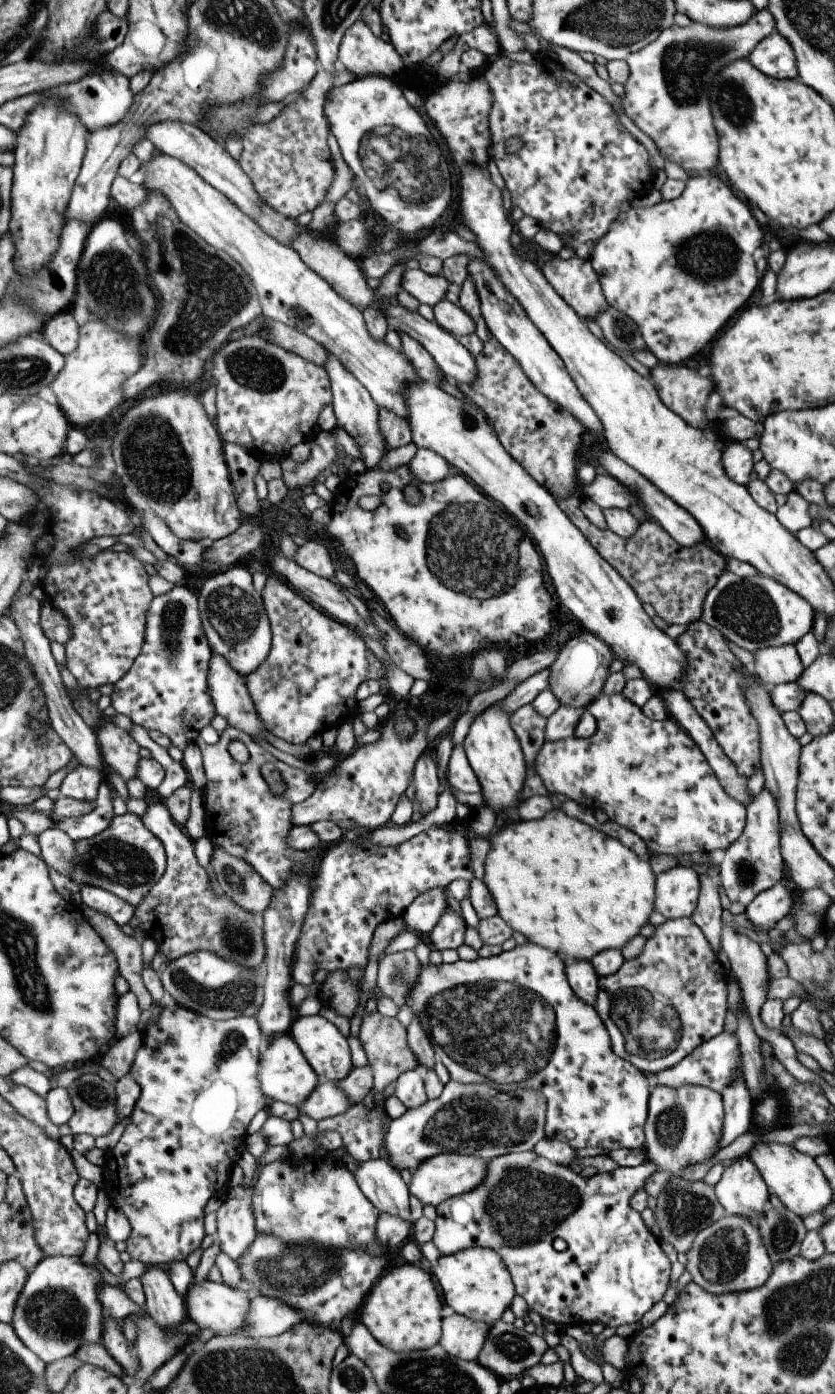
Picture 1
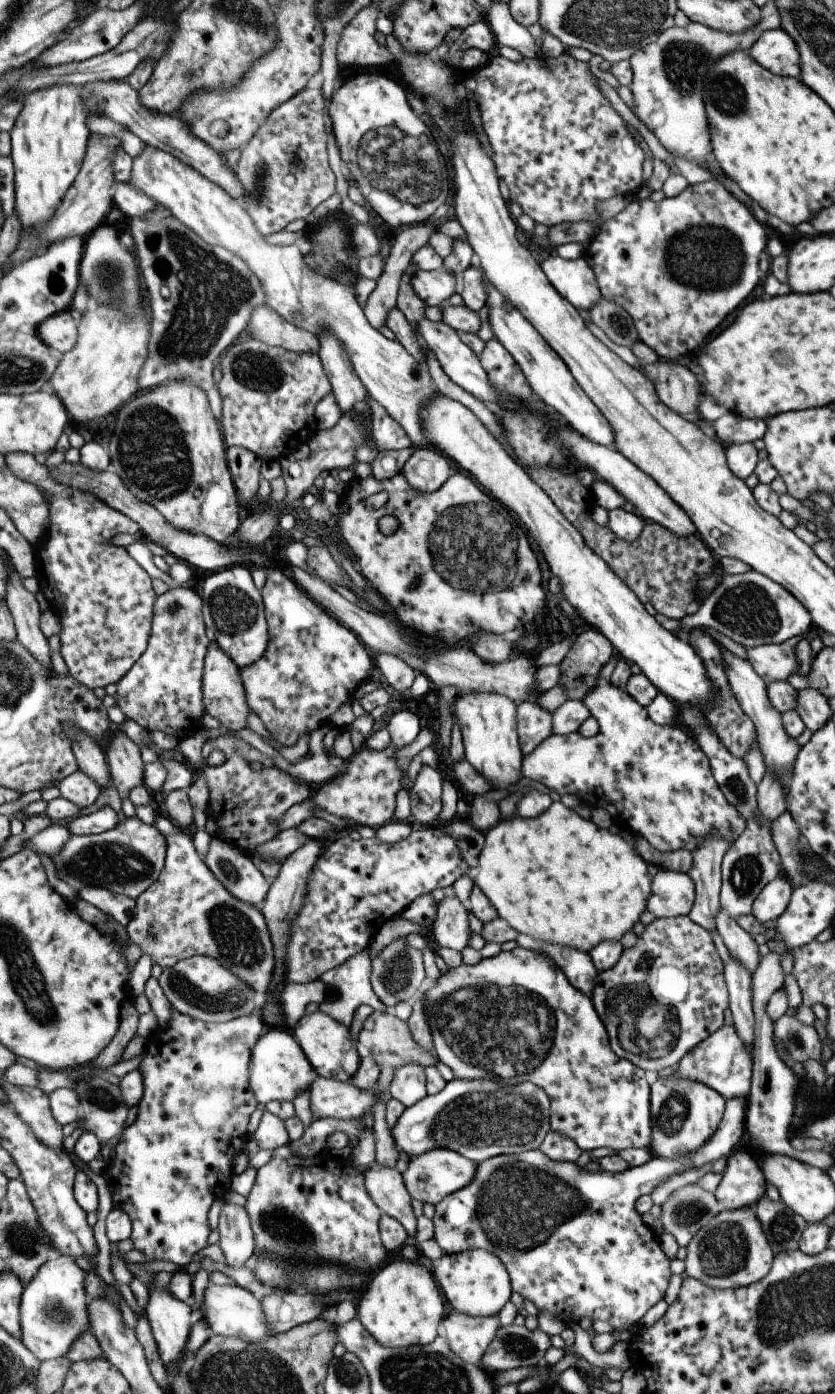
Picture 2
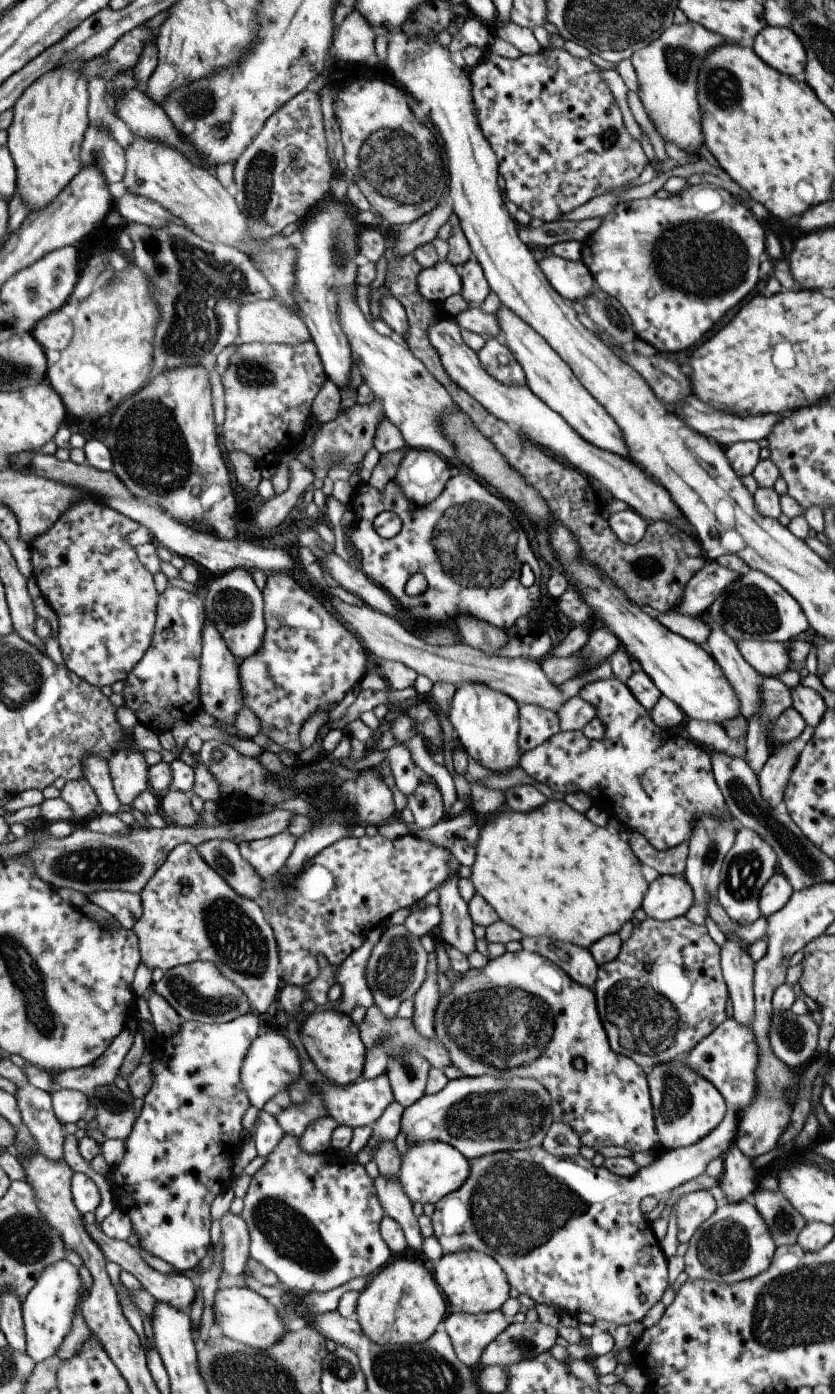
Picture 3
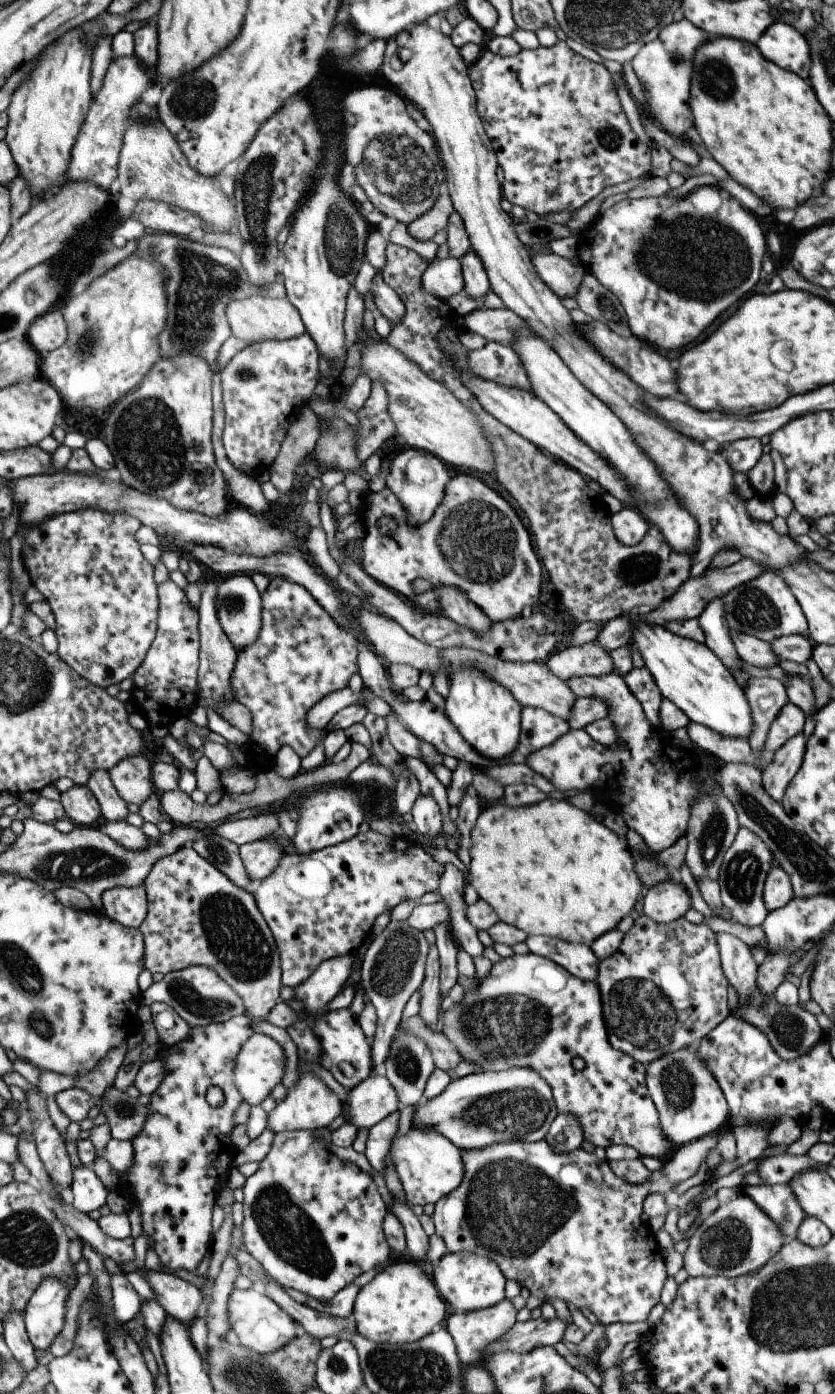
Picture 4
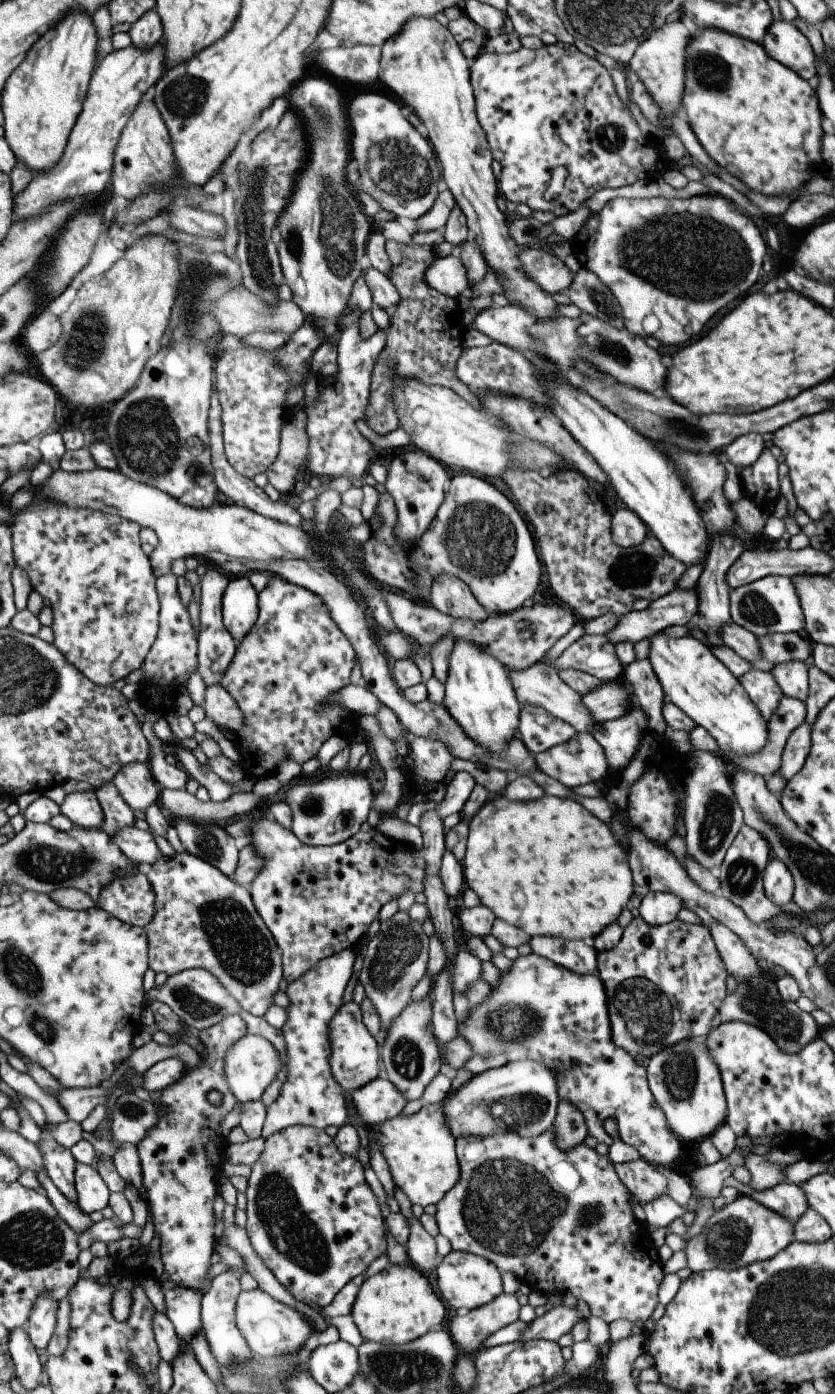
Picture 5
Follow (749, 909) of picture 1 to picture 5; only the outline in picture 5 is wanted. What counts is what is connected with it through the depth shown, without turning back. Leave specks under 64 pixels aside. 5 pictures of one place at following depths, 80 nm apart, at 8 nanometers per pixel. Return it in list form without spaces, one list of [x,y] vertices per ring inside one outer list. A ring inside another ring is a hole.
[[[771,857],[764,869],[762,886],[765,896],[775,904],[784,906],[792,901],[793,878],[787,870],[787,866],[780,859]]]

